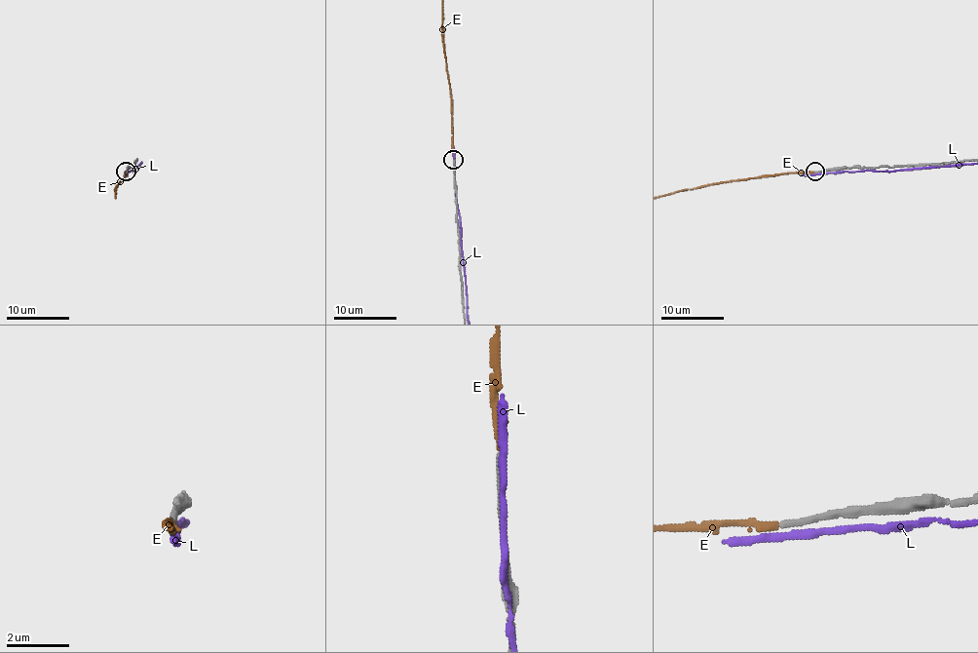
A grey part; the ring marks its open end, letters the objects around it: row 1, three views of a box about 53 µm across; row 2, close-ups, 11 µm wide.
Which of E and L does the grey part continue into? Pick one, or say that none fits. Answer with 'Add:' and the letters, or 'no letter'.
Add: E

